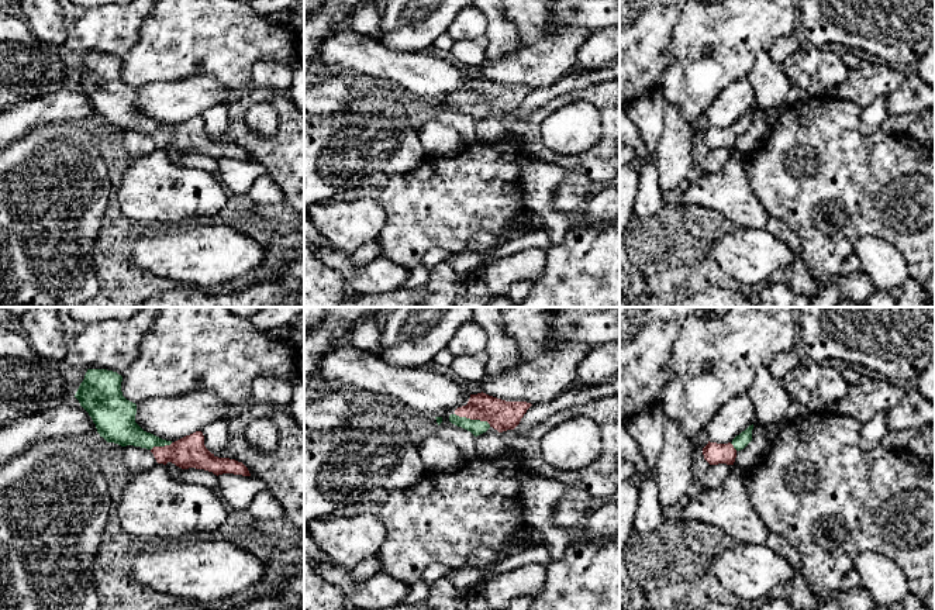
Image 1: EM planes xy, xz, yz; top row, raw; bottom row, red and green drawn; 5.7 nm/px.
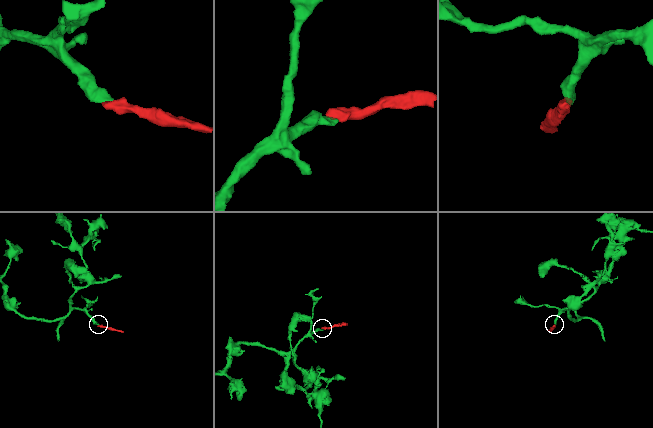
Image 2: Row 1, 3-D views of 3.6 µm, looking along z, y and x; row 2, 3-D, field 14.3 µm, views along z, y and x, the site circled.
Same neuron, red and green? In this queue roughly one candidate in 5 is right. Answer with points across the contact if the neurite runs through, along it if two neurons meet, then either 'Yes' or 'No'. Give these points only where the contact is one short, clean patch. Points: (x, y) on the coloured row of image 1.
Path across: xz (500, 414), (479, 414), (473, 419), (476, 427). Yes

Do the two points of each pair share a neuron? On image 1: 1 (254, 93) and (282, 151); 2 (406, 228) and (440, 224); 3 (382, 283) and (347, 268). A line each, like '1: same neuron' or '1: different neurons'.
1: same neuron
2: same neuron
3: same neuron

